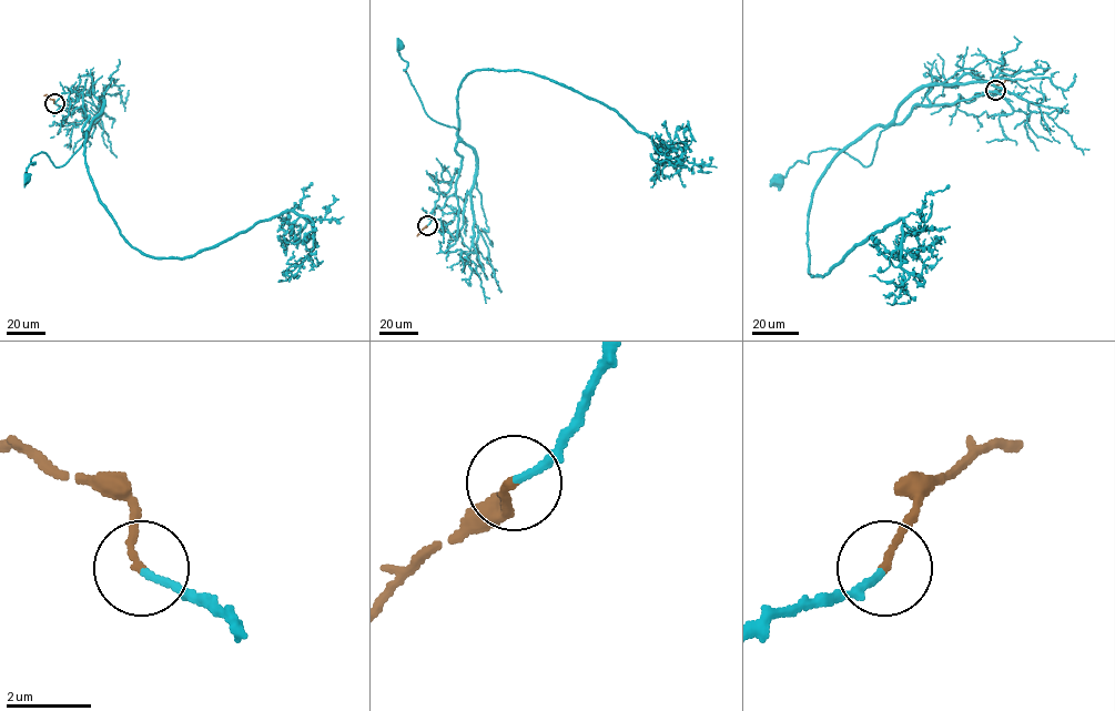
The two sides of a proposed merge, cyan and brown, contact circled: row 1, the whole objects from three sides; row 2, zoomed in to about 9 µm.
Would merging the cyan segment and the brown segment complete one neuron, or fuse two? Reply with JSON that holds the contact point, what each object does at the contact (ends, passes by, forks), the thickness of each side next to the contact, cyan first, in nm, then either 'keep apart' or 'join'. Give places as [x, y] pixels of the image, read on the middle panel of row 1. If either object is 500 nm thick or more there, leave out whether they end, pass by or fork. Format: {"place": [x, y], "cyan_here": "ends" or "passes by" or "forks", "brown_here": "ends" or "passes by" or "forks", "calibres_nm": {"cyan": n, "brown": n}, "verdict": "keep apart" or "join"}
{"place": [427, 225], "cyan_here": "ends", "brown_here": "ends", "calibres_nm": {"cyan": 150, "brown": 180}, "verdict": "join"}

